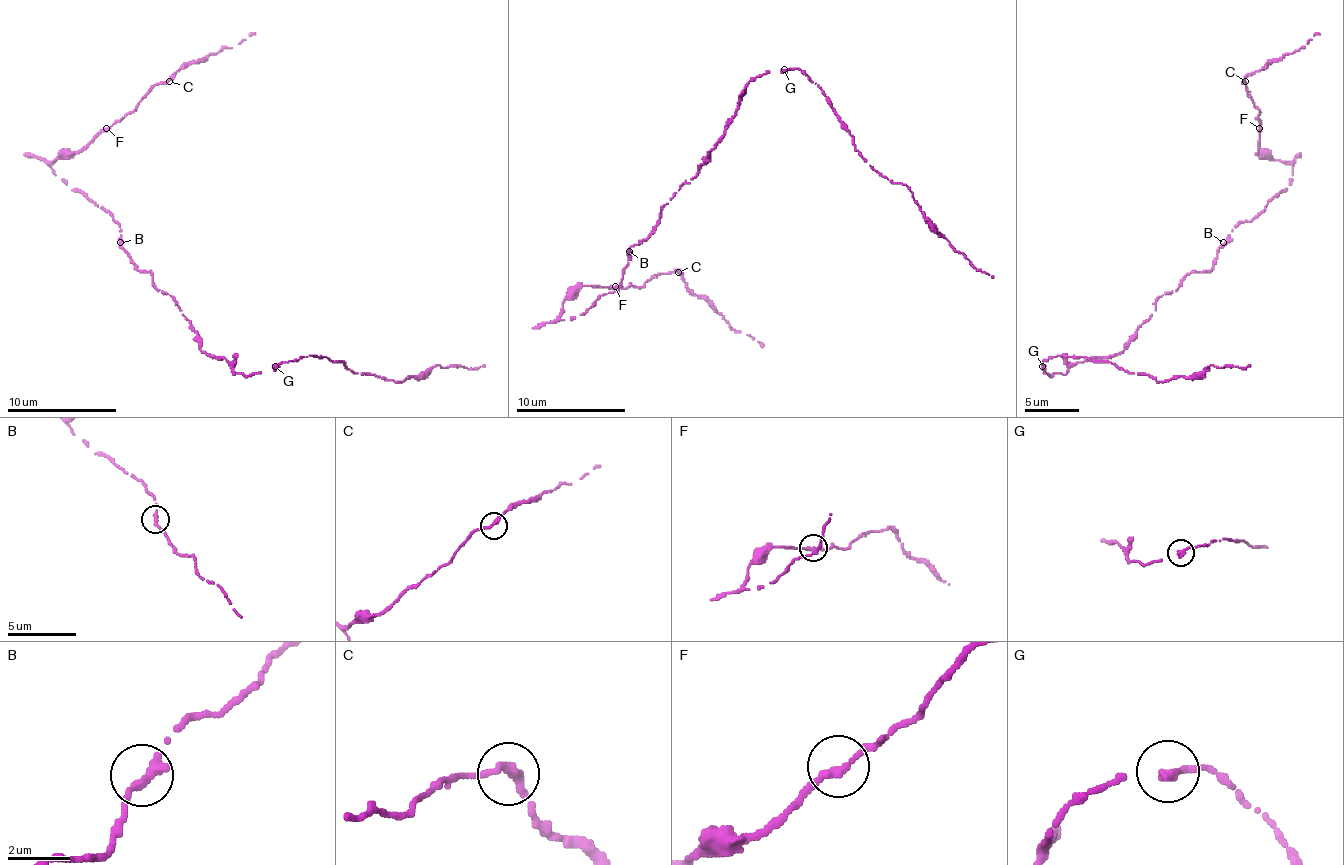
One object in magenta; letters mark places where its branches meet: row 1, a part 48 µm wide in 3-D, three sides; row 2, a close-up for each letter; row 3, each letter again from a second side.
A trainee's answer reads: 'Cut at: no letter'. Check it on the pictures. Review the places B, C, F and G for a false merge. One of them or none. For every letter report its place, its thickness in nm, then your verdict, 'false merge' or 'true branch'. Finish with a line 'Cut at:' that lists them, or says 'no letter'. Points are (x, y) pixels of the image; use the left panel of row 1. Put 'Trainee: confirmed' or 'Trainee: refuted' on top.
Trainee: confirmed
B: at (120, 242); 280 nm thick; true branch
C: at (169, 81); 280 nm thick; true branch
F: at (106, 128); 240 nm thick; true branch
G: at (275, 366); 260 nm thick; true branch
Cut at: no letter

